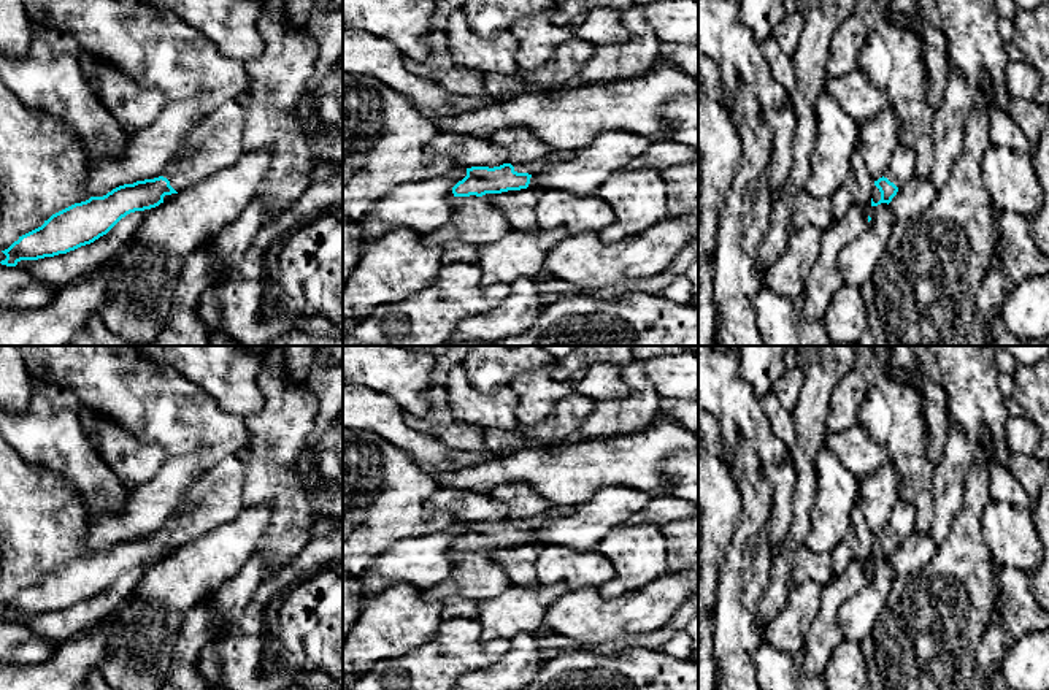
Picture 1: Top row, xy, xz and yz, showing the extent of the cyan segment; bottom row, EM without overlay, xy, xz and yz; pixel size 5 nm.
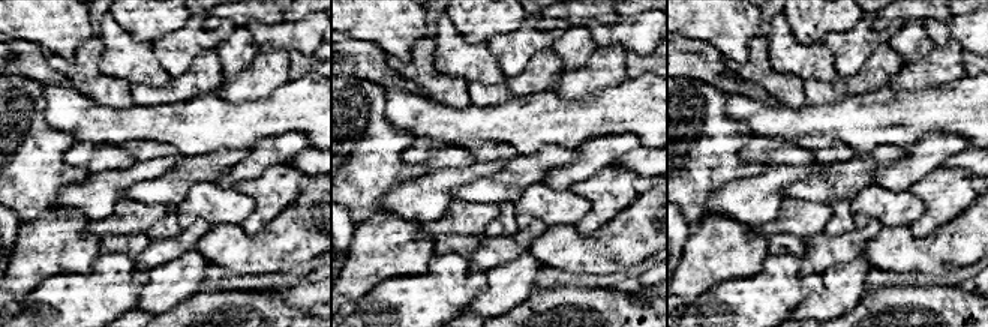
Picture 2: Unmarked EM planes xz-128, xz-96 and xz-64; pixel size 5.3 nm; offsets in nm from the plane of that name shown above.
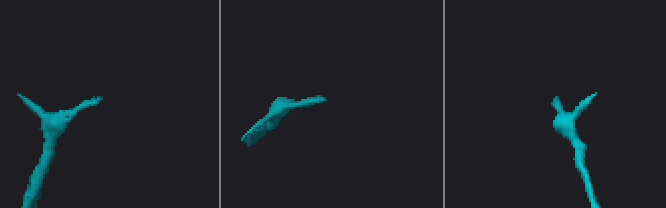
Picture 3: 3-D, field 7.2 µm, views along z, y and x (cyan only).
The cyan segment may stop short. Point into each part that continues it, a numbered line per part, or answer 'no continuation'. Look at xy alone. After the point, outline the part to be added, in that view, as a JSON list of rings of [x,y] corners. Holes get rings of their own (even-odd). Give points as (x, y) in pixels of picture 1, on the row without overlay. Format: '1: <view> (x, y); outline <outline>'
1: xy (218, 498); outline [[[244,449],[209,466],[162,528],[176,547],[205,536],[240,514],[249,463],[251,449]]]

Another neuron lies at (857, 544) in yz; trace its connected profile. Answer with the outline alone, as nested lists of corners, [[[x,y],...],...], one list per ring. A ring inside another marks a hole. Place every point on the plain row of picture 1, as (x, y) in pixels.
[[[857,498],[849,516],[849,530],[832,552],[835,576],[844,571],[854,560],[871,560],[873,544],[874,535],[870,531],[860,500]]]

